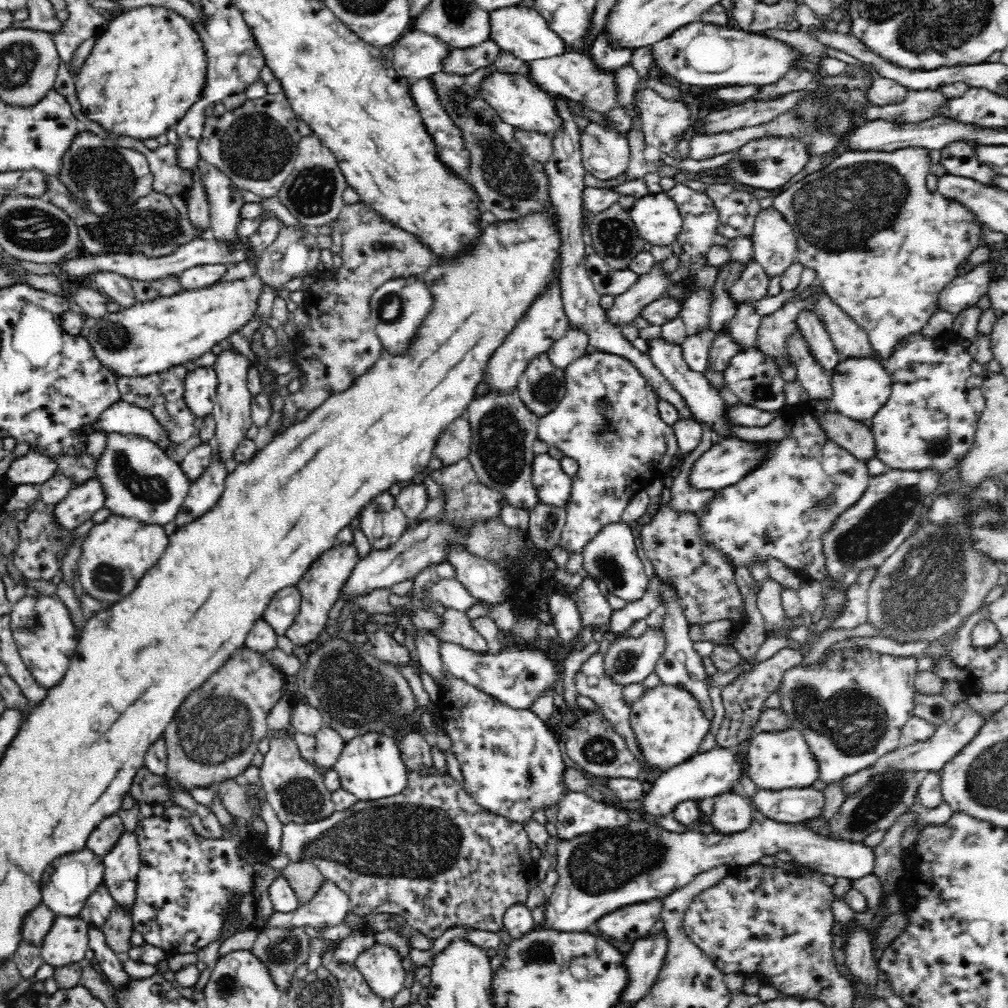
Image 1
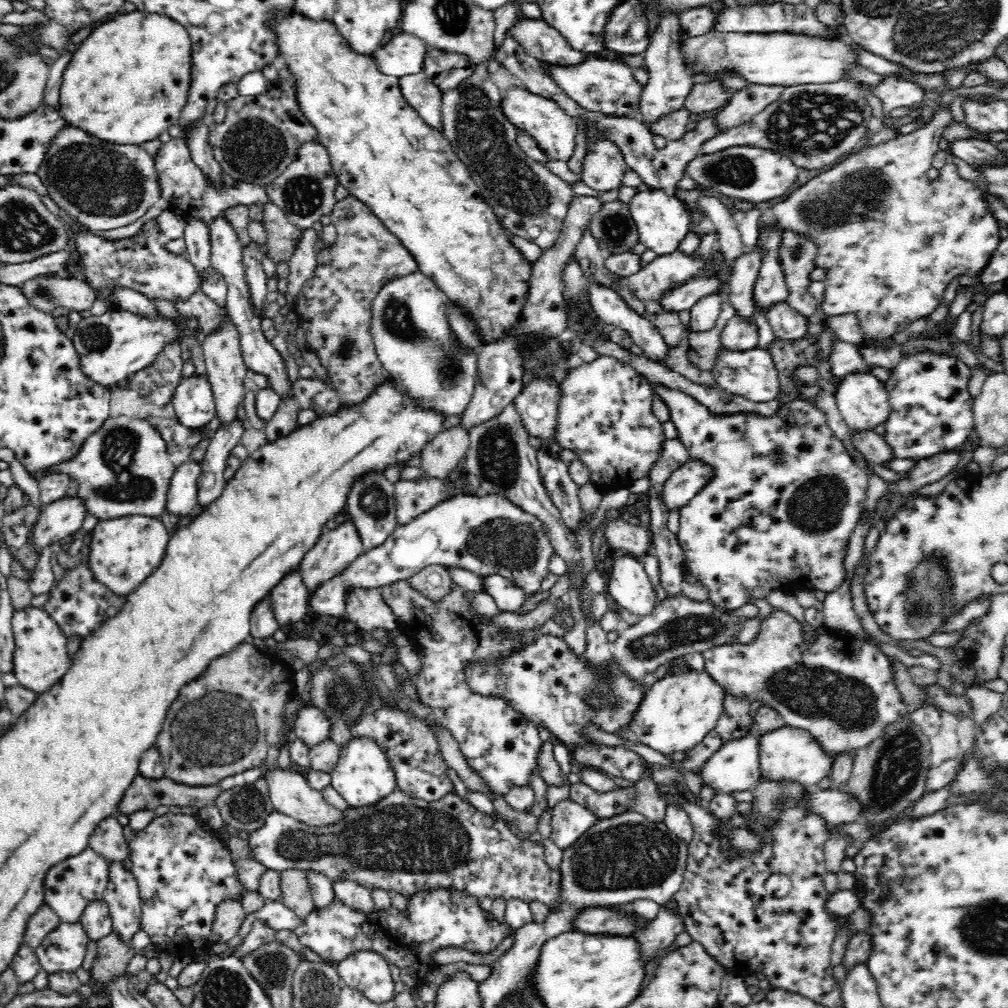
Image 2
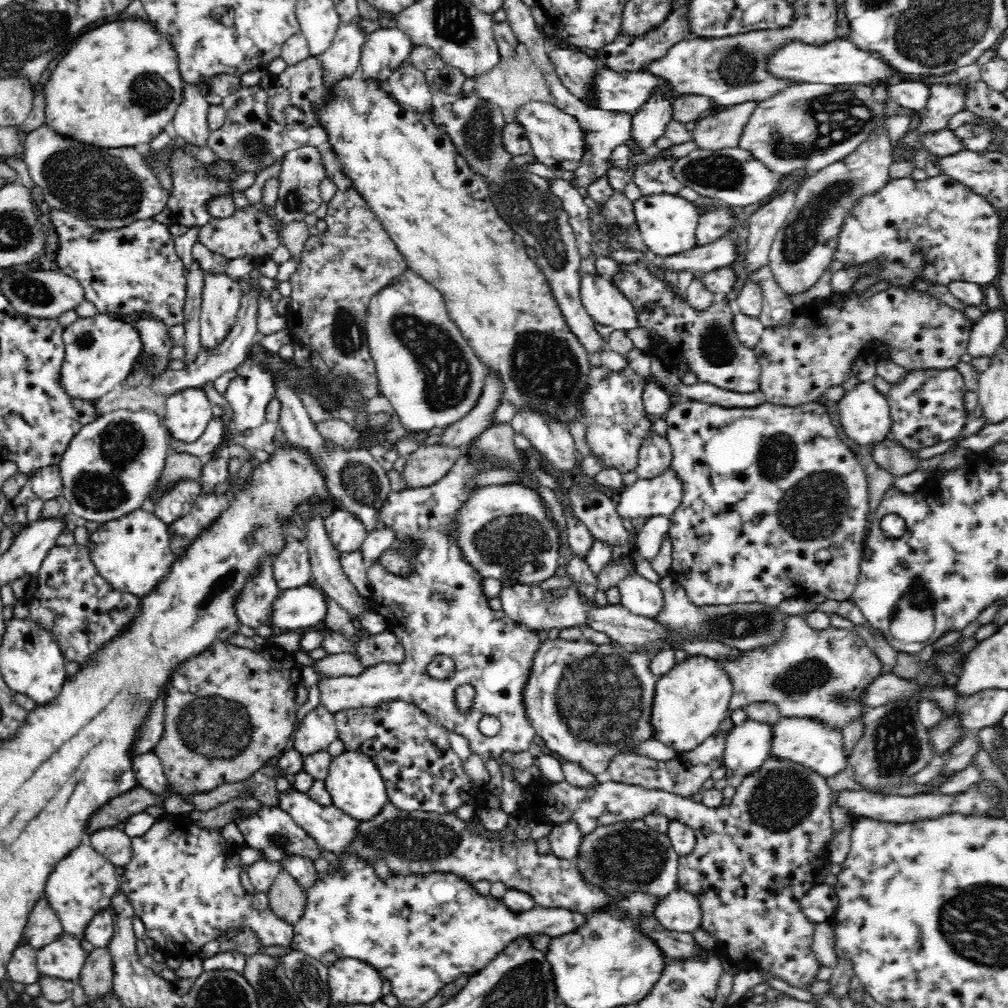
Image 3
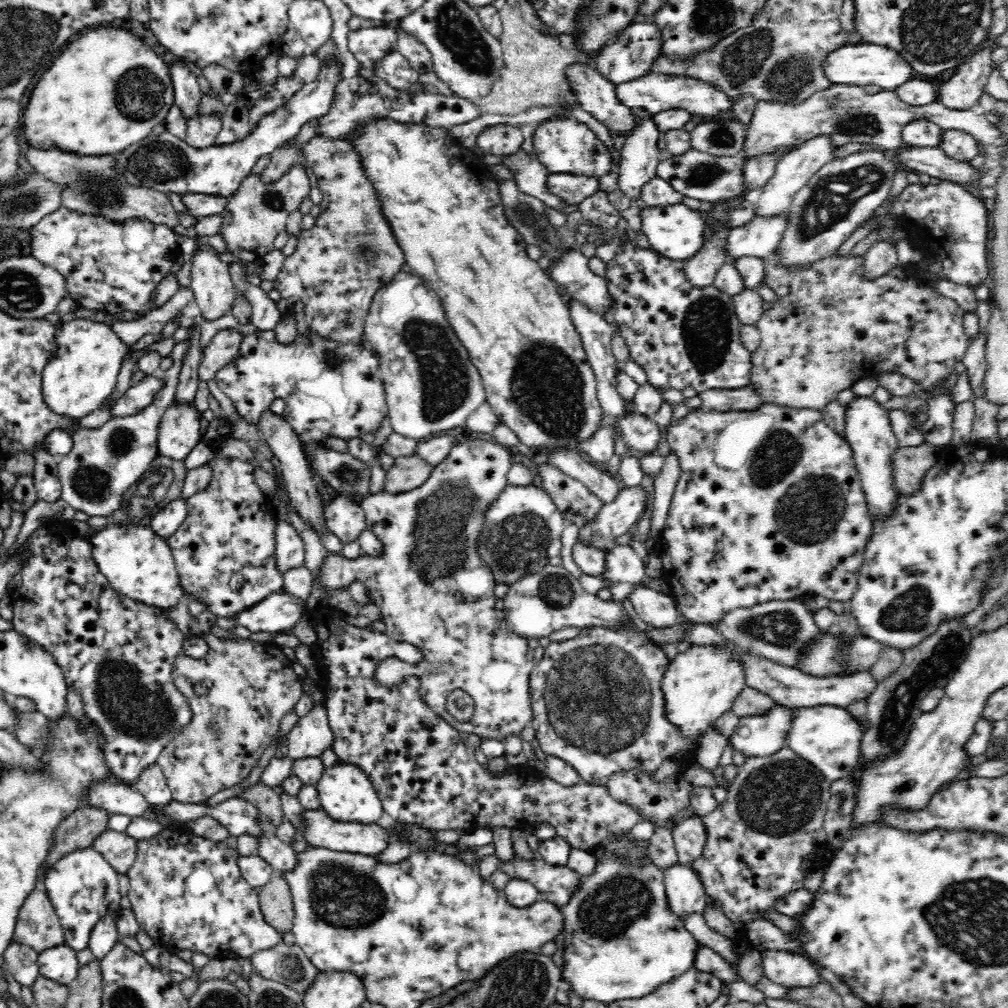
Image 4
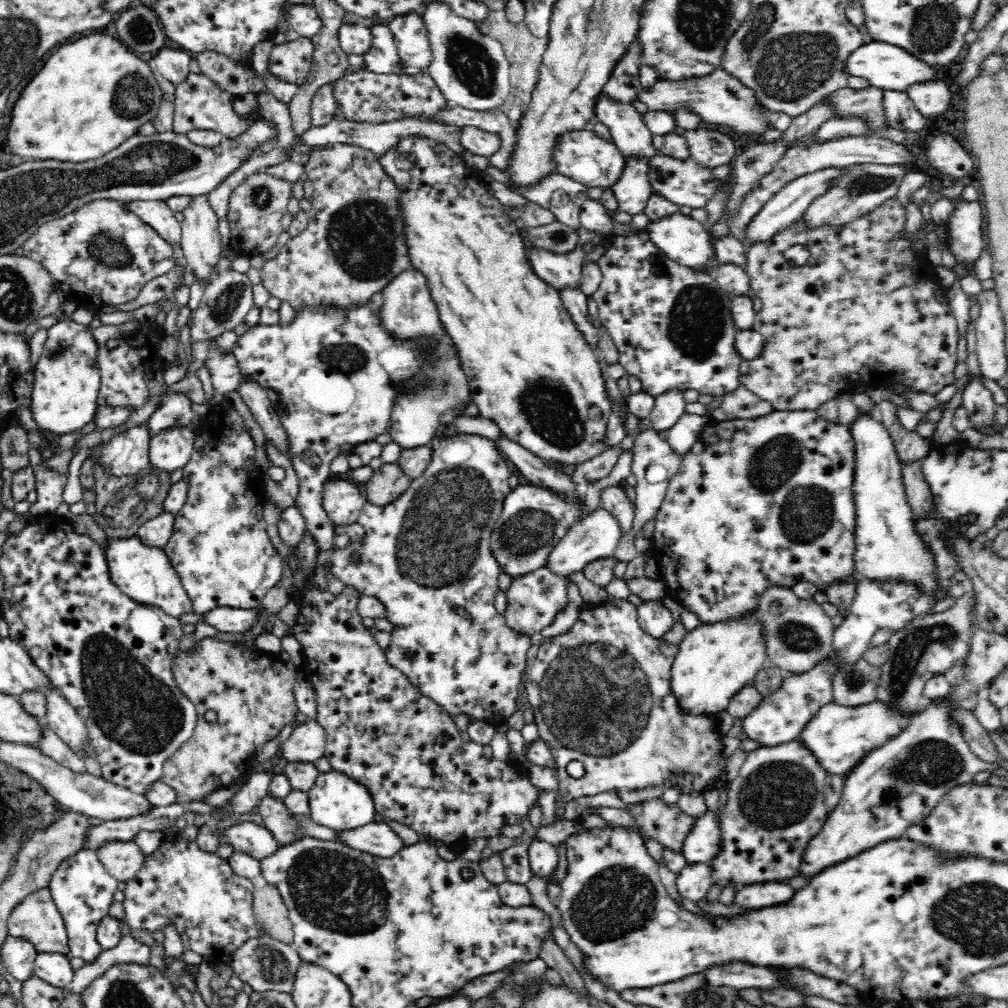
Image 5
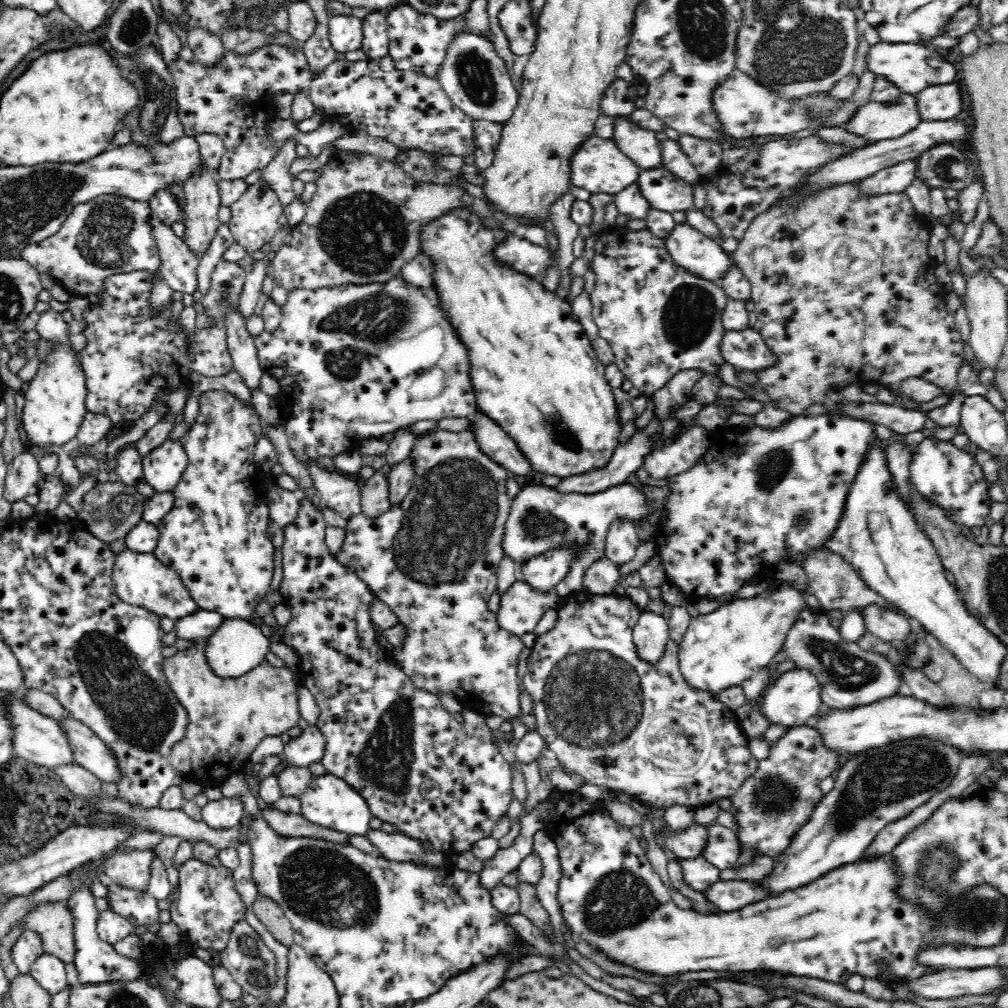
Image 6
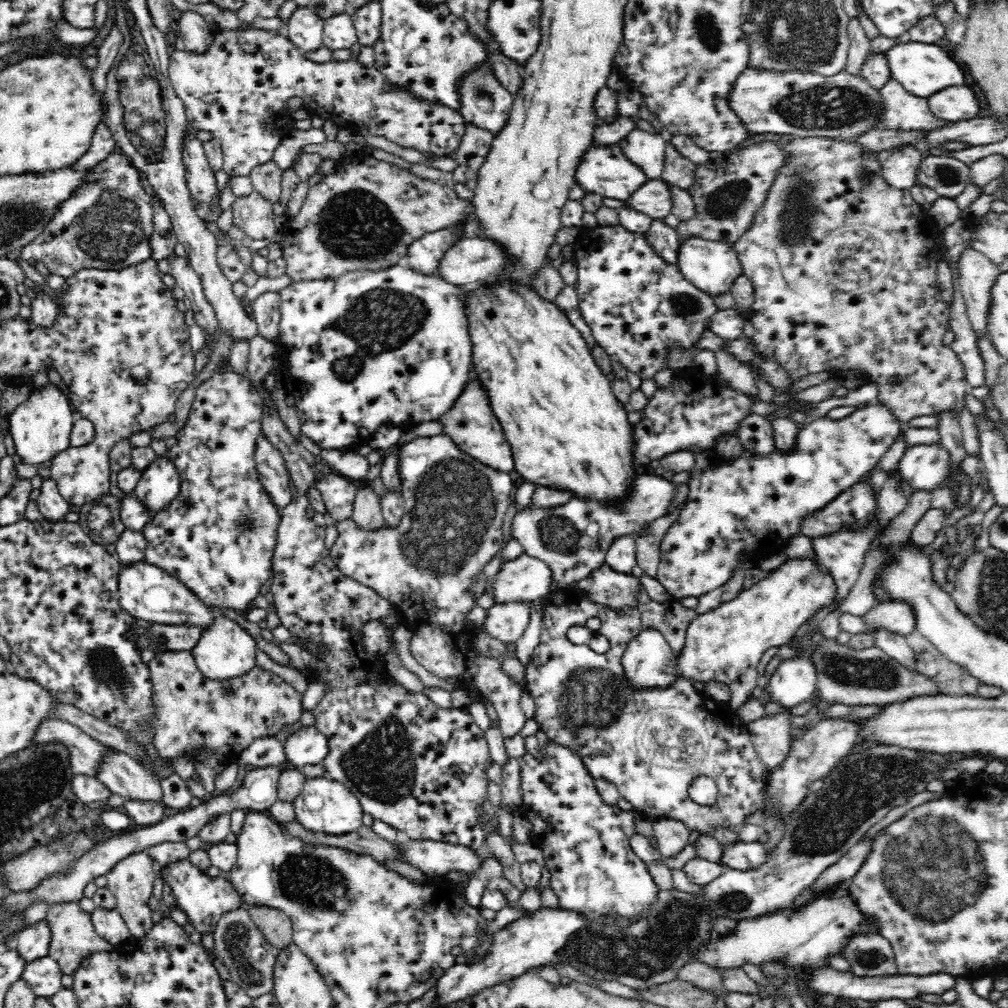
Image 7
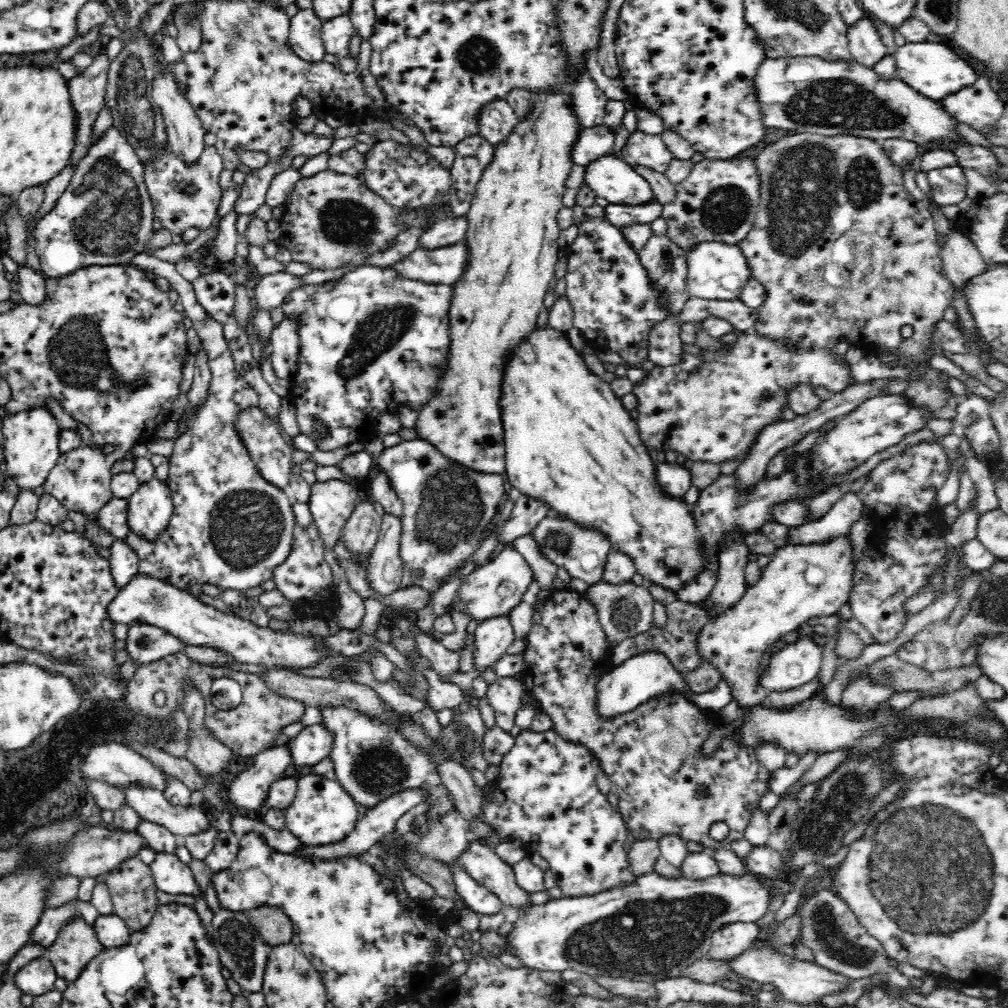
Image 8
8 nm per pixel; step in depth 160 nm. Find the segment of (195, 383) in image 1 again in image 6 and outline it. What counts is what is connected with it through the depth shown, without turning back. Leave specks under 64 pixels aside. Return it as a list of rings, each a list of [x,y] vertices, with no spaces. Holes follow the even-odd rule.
[[[166,440],[153,448],[143,458],[143,478],[157,492],[168,492],[178,484],[188,464],[183,442]]]

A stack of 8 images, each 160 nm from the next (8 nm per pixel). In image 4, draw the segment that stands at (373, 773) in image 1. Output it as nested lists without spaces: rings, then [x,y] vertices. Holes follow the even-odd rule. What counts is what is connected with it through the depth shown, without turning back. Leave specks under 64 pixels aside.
[[[338,762],[330,768],[325,768],[316,787],[318,787],[320,806],[336,820],[374,824],[385,811],[375,783],[372,782],[370,775],[356,763]]]

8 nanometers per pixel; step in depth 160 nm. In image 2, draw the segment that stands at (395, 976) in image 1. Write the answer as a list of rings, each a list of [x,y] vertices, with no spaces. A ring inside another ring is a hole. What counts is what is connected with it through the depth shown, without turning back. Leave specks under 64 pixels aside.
[[[368,950],[354,952],[341,960],[336,969],[342,983],[358,988],[372,1002],[380,1004],[394,999],[392,970],[383,954]]]

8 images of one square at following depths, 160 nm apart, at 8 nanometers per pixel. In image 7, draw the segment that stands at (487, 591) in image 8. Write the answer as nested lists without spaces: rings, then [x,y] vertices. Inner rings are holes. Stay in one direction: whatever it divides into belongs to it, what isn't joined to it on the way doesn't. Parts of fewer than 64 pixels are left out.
[[[524,552],[514,560],[502,562],[495,578],[496,580],[490,584],[490,594],[494,596],[496,603],[513,600],[544,602],[547,596],[554,591],[552,590],[552,582],[555,580],[551,566],[544,560],[528,556]]]

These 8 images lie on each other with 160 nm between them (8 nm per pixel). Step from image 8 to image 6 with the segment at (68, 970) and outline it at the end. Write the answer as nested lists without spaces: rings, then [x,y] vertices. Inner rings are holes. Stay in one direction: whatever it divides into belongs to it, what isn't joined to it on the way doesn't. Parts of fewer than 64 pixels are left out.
[[[38,902],[9,932],[14,932],[14,928],[35,932],[42,941],[44,953],[56,955],[68,964],[74,960],[73,924],[72,913],[63,902]]]

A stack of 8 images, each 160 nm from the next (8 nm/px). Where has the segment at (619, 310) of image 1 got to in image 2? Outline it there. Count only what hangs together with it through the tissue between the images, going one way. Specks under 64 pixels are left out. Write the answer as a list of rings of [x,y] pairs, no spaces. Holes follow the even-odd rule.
[[[676,250],[659,255],[636,274],[625,277],[624,283],[630,294],[640,302],[660,300],[666,290],[670,291],[676,284],[684,284],[689,279],[698,277],[708,259],[694,260],[689,254]]]

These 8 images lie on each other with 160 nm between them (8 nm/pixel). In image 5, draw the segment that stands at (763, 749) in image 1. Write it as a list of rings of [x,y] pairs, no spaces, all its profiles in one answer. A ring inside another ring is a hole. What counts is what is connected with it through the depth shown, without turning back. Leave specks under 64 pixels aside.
[[[833,700],[817,710],[796,739],[829,775],[847,775],[871,750],[881,747],[898,734],[909,718],[899,716],[893,708],[877,700],[854,708]]]

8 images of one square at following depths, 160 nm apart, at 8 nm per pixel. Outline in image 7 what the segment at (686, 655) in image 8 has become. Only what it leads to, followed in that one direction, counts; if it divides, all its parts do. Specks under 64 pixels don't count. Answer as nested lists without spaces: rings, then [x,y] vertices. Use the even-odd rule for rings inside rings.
[[[641,586],[636,598],[644,627],[654,627],[662,631],[663,636],[677,656],[679,650],[684,648],[685,632],[688,623],[698,615],[696,609],[686,608],[681,600],[671,599],[665,602],[652,600]]]

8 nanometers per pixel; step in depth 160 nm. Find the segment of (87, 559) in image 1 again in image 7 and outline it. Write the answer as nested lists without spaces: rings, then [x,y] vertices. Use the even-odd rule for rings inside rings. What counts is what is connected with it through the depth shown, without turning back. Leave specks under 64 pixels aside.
[[[145,560],[121,565],[117,574],[117,581],[122,609],[127,610],[128,613],[136,618],[142,618],[142,620],[163,625],[202,625],[204,630],[206,630],[207,626],[213,621],[214,611],[208,609],[207,606],[191,591],[191,589],[188,589],[179,578],[168,573],[163,567],[153,565]]]

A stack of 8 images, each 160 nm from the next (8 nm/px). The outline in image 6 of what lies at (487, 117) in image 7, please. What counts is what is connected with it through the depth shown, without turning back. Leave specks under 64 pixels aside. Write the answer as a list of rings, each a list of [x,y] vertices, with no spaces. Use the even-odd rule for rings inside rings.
[[[468,29],[453,34],[435,77],[450,100],[473,120],[506,122],[517,107],[519,90],[491,39]]]

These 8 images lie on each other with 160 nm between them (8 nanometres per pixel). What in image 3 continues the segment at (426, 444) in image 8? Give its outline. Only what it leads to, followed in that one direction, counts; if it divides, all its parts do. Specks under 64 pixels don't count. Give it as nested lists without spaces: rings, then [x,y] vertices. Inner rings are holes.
[[[465,453],[458,458],[454,468],[436,484],[403,490],[402,493],[392,492],[384,506],[384,511],[380,513],[380,519],[382,519],[380,528],[394,527],[396,540],[414,537],[420,538],[420,542],[424,542],[424,549],[420,550],[418,558],[415,561],[410,561],[418,569],[416,574],[402,578],[388,572],[380,562],[369,566],[367,570],[368,579],[372,583],[371,598],[376,612],[384,616],[387,620],[386,630],[394,633],[406,650],[404,662],[380,663],[371,666],[360,676],[323,677],[319,679],[317,685],[320,690],[320,705],[324,705],[333,713],[347,709],[374,708],[384,705],[384,702],[400,700],[417,706],[425,714],[436,718],[448,732],[464,736],[468,740],[472,754],[480,756],[484,762],[496,760],[500,764],[503,782],[502,792],[498,797],[501,800],[501,809],[510,815],[519,810],[519,804],[524,796],[524,782],[518,780],[514,775],[513,764],[506,762],[504,765],[500,758],[506,752],[510,752],[510,754],[526,752],[532,746],[534,736],[537,735],[527,719],[522,704],[522,689],[528,678],[534,653],[540,648],[541,643],[538,631],[508,617],[502,610],[496,611],[489,607],[488,598],[480,586],[481,576],[462,560],[460,551],[457,550],[453,541],[449,540],[447,533],[444,533],[444,530],[448,530],[448,526],[452,526],[451,516],[462,506],[462,502],[474,489],[465,488],[467,480],[474,473],[484,471],[484,468],[478,468],[479,464],[480,462],[476,462]],[[436,656],[448,656],[454,661],[454,674],[450,678],[434,678],[428,674],[428,664]],[[462,684],[470,684],[475,689],[474,700],[472,700],[472,706],[468,712],[460,712],[458,704],[456,704],[456,690]],[[486,715],[495,716],[500,721],[501,728],[494,736],[482,734],[478,727],[478,722]]]

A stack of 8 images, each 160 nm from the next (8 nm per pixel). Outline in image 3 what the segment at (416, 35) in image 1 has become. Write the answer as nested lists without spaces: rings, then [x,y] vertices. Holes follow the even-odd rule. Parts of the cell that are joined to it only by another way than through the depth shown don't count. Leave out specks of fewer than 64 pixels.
[[[380,28],[368,34],[360,65],[366,77],[387,80],[412,54],[414,43],[398,28]]]

